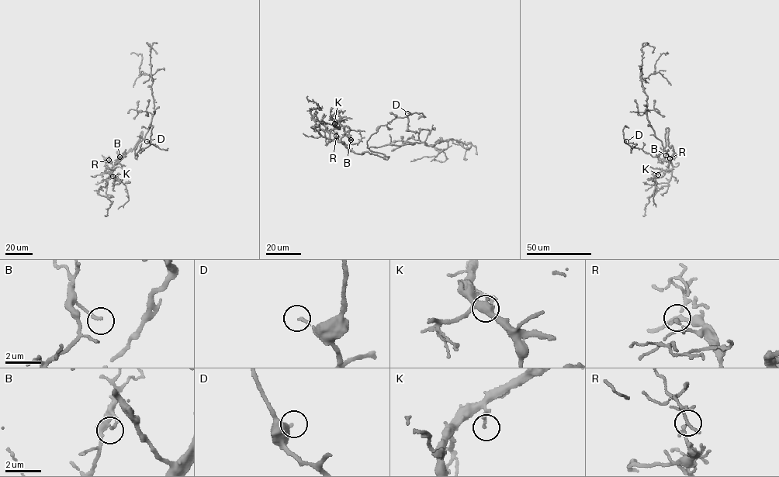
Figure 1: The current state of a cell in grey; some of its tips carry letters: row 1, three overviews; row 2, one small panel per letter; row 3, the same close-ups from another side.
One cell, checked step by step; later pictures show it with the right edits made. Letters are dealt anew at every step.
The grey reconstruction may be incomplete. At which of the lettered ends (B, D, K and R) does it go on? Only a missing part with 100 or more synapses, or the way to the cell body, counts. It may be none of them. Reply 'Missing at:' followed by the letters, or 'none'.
Missing at: R

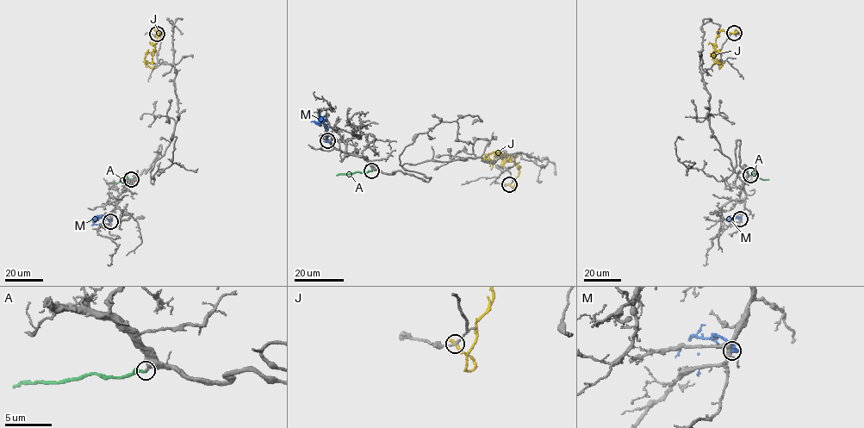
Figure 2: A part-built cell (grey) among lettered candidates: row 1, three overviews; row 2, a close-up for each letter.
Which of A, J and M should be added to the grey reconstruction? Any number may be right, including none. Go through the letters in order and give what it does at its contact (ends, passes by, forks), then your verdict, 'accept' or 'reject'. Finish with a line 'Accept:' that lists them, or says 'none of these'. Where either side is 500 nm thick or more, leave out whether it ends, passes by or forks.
A: it ends | accept
J: it ends | reject
M: reject
Accept: A

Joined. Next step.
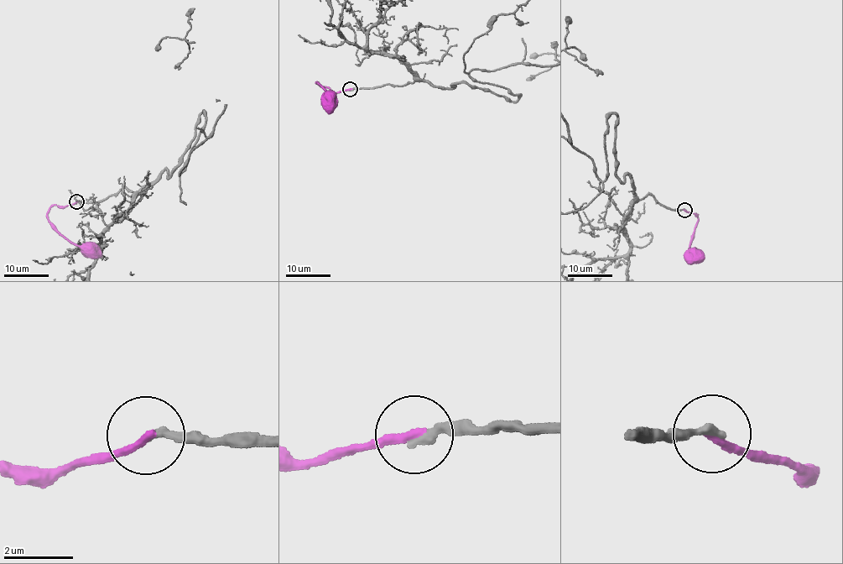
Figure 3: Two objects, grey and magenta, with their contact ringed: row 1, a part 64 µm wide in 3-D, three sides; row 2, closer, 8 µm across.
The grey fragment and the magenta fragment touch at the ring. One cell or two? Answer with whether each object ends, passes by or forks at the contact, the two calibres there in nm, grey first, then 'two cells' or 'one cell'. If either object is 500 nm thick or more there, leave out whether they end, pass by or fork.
grey ends | magenta ends | 240/240 nm | two cells

